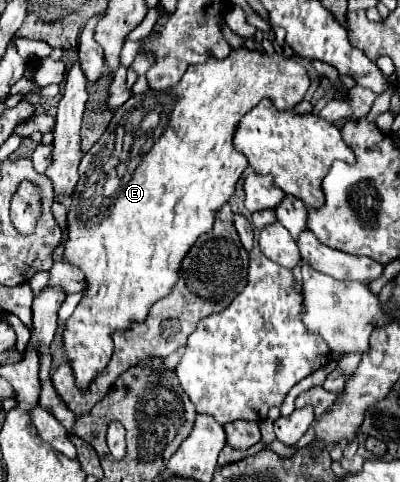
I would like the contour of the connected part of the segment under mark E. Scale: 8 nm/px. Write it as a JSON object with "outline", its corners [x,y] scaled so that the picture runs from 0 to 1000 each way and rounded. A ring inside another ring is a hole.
{"outline":[[[595,102],[595,106],[580,106],[565,122],[550,122],[550,127],[520,127],[520,131],[505,131],[505,135],[480,135],[460,160],[445,168],[440,185],[425,185],[425,189],[410,189],[410,193],[380,193],[370,189],[355,205],[350,197],[330,197],[305,222],[295,222],[285,230],[285,243],[275,251],[275,259],[265,263],[260,280],[230,301],[225,313],[210,317],[205,334],[200,334],[200,346],[195,346],[195,384],[180,400],[180,409],[170,409],[170,471],[165,471],[165,500],[160,500],[160,541],[205,558],[210,566],[210,583],[215,583],[215,595],[205,604],[205,624],[200,633],[190,637],[185,654],[165,666],[165,683],[160,683],[160,703],[155,703],[155,728],[180,761],[180,774],[185,774],[185,786],[190,786],[190,803],[210,815],[225,807],[230,790],[240,786],[240,778],[250,778],[265,757],[275,753],[275,741],[280,741],[280,728],[285,728],[285,707],[280,707],[280,695],[285,691],[315,691],[320,683],[330,683],[335,670],[350,670],[350,666],[365,666],[380,633],[415,616],[435,595],[440,595],[440,583],[445,583],[445,566],[450,566],[450,550],[455,550],[455,537],[470,529],[470,517],[480,517],[480,508],[500,496],[500,488],[520,483],[520,475],[530,475],[535,459],[540,459],[540,442],[545,434],[575,417],[575,409],[585,405],[585,388],[590,388],[590,376],[600,371],[605,355],[615,351],[620,334],[605,317],[595,317],[580,301],[580,280],[590,272],[590,259],[595,251],[620,234],[630,230],[655,205],[675,201],[690,218],[690,226],[735,226],[755,205],[760,205],[760,193],[770,185],[775,168],[770,168],[770,156],[760,147],[755,135],[735,131],[730,122],[720,118],[705,118],[705,114],[660,114],[660,110],[645,110],[645,106],[625,106],[625,102]]]}

